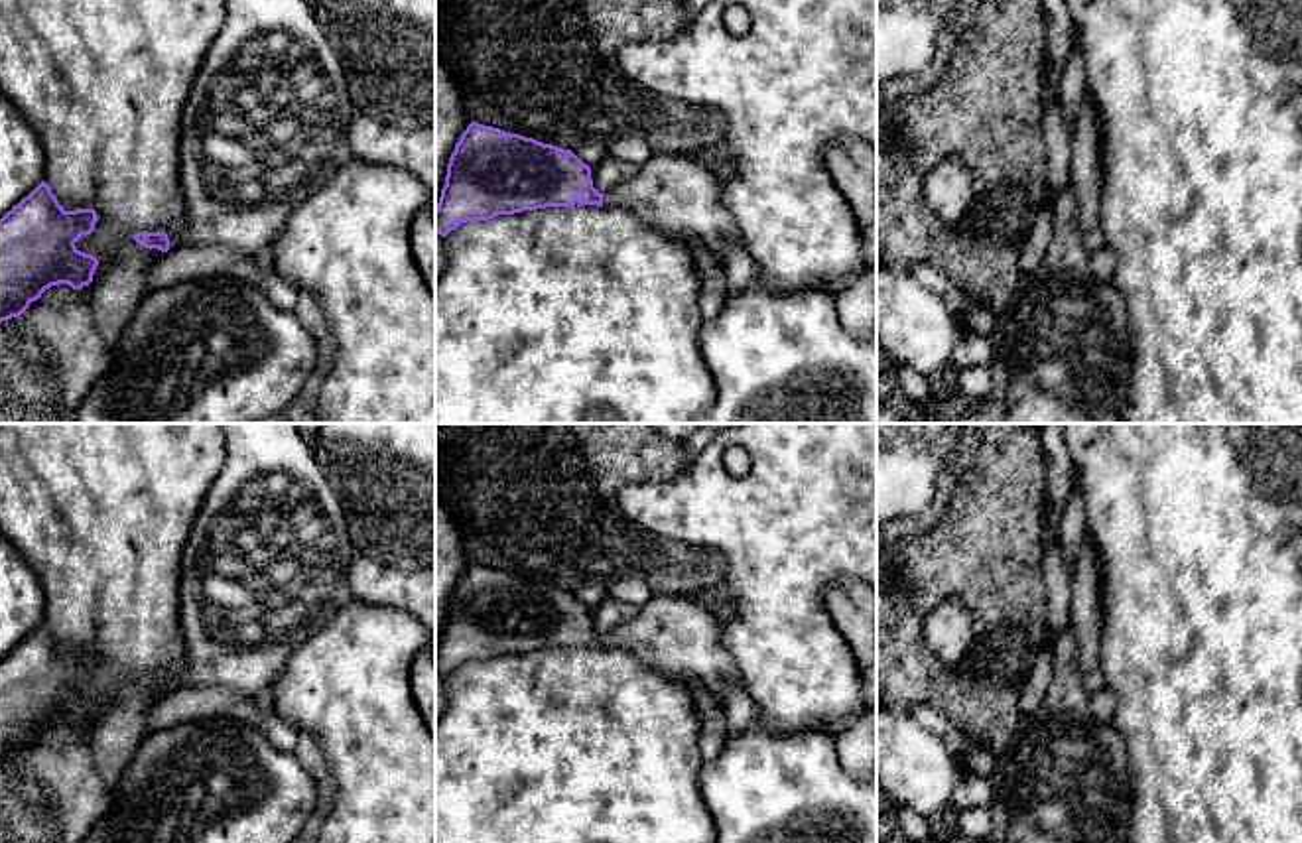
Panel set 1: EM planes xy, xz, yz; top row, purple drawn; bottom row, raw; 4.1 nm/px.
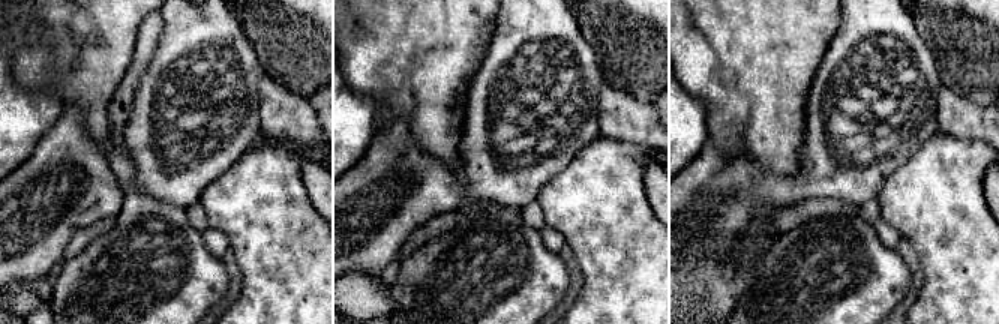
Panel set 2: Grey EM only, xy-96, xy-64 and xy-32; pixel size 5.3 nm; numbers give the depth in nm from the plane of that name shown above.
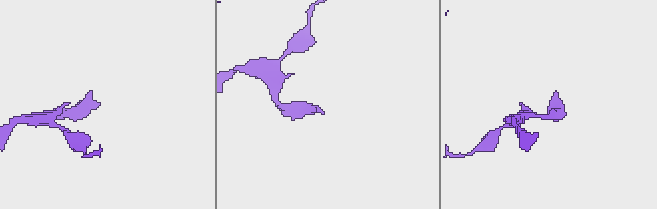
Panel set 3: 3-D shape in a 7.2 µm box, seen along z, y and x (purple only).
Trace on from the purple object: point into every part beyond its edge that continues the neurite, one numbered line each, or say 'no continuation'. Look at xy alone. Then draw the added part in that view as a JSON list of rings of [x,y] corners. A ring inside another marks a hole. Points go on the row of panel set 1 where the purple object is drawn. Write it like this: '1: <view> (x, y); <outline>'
1: xy (264, 127); [[[225,0],[225,22],[209,45],[195,81],[189,89],[179,130],[179,189],[183,199],[183,228],[171,234],[169,248],[175,246],[227,246],[236,254],[256,254],[270,246],[286,228],[290,217],[337,173],[337,169],[353,158],[349,130],[355,116],[355,104],[349,97],[347,77],[337,51],[325,37],[313,4],[307,0]]]

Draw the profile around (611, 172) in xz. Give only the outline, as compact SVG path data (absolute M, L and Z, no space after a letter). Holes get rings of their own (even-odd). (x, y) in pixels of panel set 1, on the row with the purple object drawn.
M607 156L599 165L591 167L593 187L599 193L609 193L617 185L638 175L640 165L630 163L626 160L618 160L615 156Z

